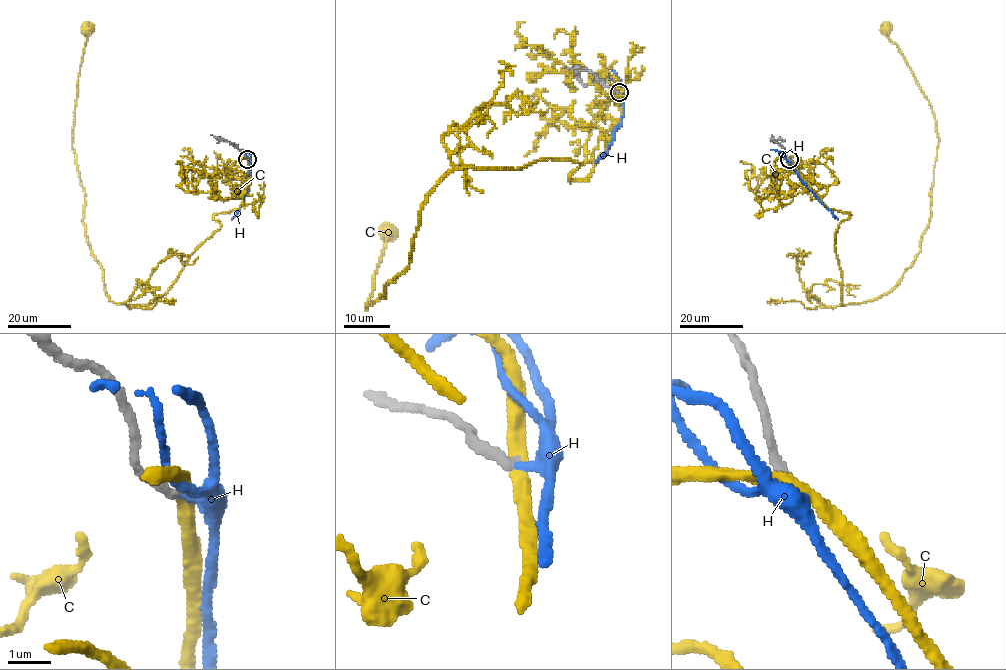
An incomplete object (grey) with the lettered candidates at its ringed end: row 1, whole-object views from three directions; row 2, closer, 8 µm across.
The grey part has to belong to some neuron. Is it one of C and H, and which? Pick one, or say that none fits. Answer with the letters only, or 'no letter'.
H

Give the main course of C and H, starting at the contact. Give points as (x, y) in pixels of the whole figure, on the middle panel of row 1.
C: (619, 93), (620, 123), (584, 180), (563, 159), (453, 168), (422, 207), (409, 264), (366, 308), (387, 235)
H: (619, 93), (622, 95), (621, 119), (607, 150), (595, 163)

